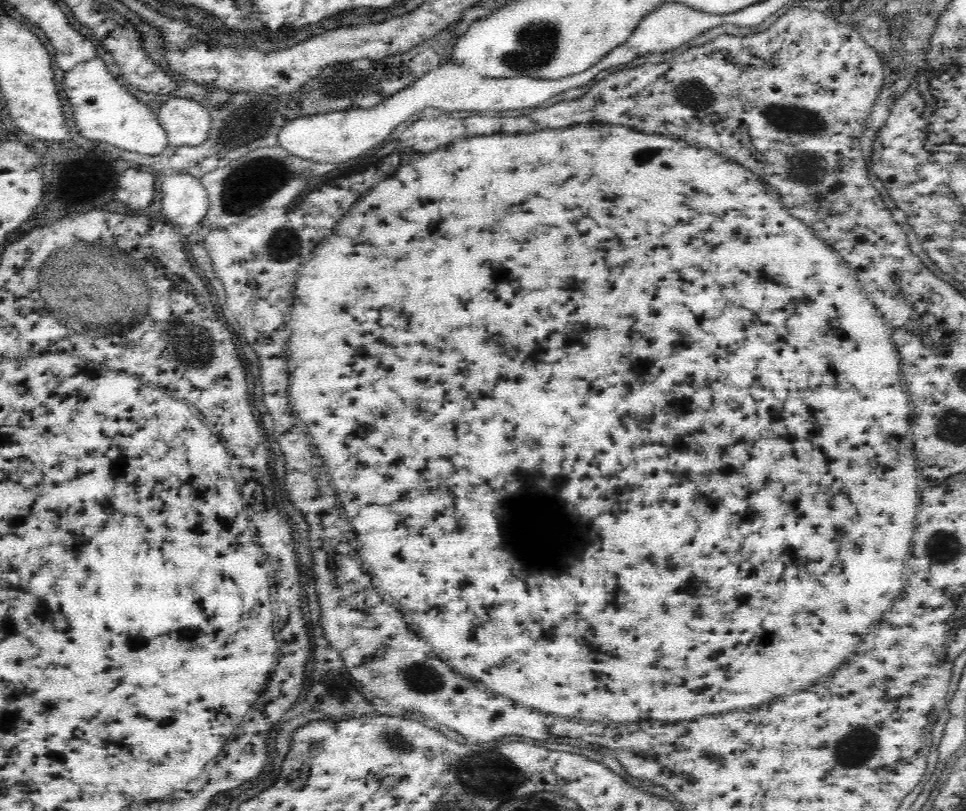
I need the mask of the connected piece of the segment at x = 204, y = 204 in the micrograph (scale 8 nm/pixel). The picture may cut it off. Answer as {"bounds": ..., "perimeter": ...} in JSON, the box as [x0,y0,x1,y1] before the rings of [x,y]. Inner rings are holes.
{"bounds":[162,173,208,228],"perimeter":[[[174,173],[163,178],[162,214],[168,222],[180,228],[192,228],[202,222],[208,210],[208,194],[200,180],[186,173]]]}

